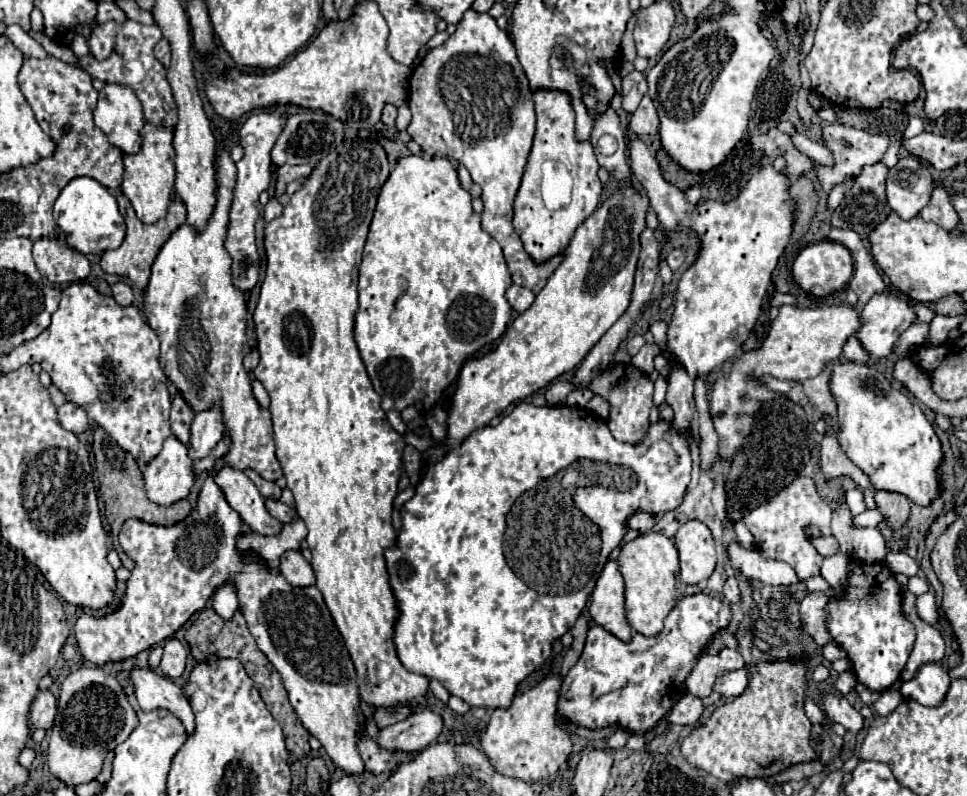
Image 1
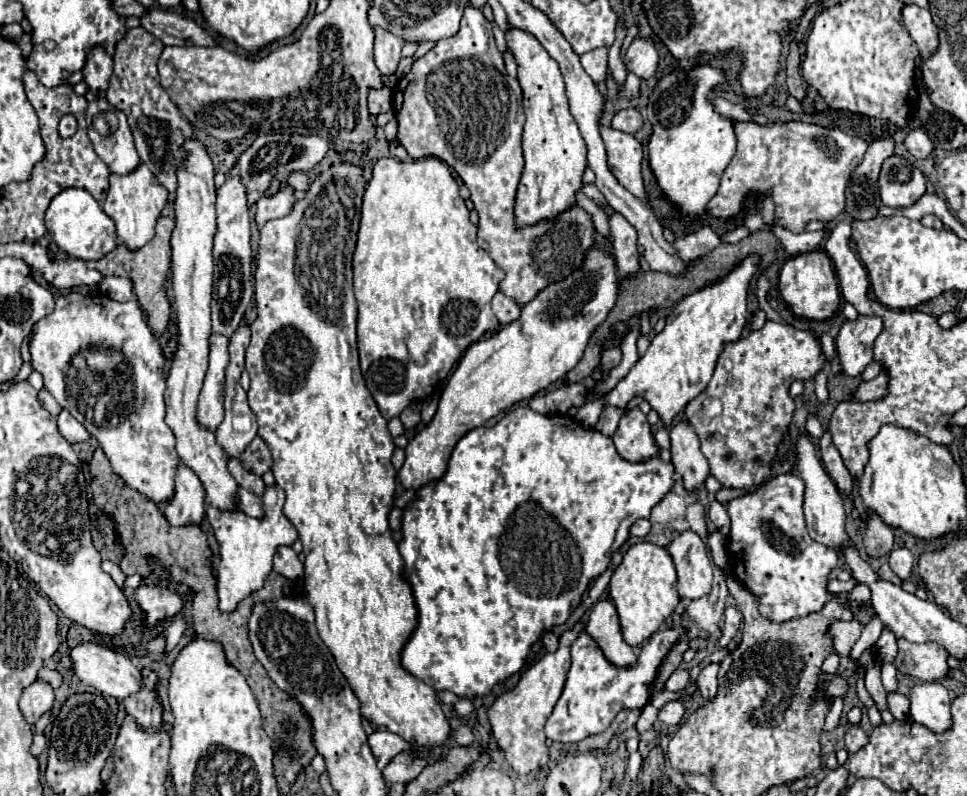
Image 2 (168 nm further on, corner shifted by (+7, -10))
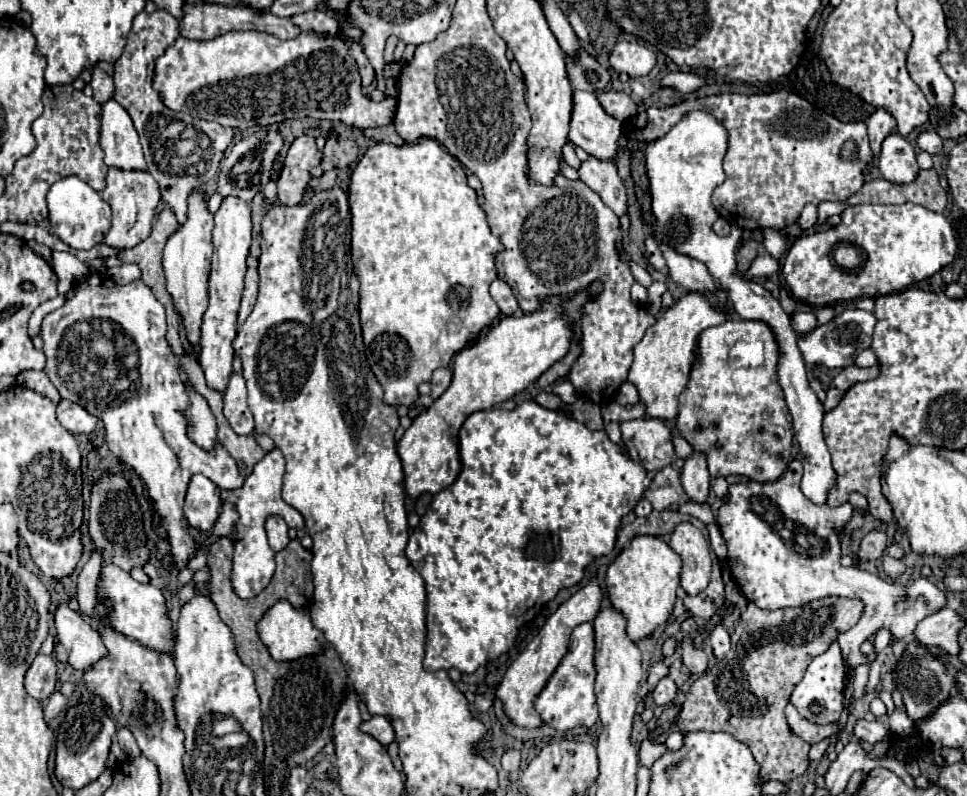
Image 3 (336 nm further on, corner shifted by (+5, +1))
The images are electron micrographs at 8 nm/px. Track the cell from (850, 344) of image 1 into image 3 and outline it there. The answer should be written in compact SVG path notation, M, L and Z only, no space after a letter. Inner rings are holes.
M793 313L791 315L791 327L795 333L803 335L803 333L809 333L817 327L817 319L813 313Z

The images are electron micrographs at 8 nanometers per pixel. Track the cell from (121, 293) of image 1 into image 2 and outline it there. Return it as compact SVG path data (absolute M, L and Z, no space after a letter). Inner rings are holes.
M117 276L103 278L101 284L99 284L99 290L101 290L101 294L105 294L111 300L117 300L117 302L125 302L125 300L129 300L133 296L131 280L117 278Z

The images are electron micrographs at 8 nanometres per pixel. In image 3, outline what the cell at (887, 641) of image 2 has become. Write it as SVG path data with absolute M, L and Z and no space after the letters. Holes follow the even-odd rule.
M793 459L777 481L759 483L745 481L729 485L727 501L719 507L717 525L727 543L727 563L741 587L741 593L759 609L805 607L821 597L861 597L865 601L865 617L849 633L837 639L843 659L851 667L859 667L867 660L860 650L861 643L875 635L881 627L891 631L894 640L911 637L915 625L947 605L945 591L920 577L909 585L881 579L865 569L843 567L840 563L839 529L845 527L854 513L851 503L831 509L827 505L813 505L799 489L803 475L801 461Z

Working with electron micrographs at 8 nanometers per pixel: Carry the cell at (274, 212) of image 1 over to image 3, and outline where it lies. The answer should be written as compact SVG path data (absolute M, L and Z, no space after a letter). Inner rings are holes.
M301 135L291 143L277 181L279 199L283 205L291 207L301 201L311 181L311 169L317 167L323 161L323 157L325 153L317 149L315 137L311 135Z

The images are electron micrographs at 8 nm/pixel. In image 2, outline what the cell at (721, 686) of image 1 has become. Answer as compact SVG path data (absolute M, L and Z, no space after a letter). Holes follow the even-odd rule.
M709 664L699 672L699 678L697 678L699 692L703 694L705 700L713 700L713 696L717 696L717 688L719 688L717 672L719 672L719 664Z

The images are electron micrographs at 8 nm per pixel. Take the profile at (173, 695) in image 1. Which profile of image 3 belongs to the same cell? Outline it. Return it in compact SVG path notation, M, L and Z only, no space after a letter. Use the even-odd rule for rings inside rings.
M61 603L55 609L55 629L59 643L63 643L69 653L69 665L73 665L75 669L85 671L107 655L97 629L93 629L67 603Z

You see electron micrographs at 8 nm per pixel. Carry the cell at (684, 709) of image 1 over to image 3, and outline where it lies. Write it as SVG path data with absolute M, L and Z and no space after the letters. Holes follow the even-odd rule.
M663 677L651 695L657 705L669 705L669 703L673 703L673 699L677 695L677 685L669 677Z

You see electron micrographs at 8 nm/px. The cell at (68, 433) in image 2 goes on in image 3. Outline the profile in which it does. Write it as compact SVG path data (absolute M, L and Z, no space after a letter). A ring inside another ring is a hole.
M61 401L57 405L57 417L61 421L61 425L71 431L71 433L91 433L97 427L97 417L93 417L91 413L87 413L81 405L73 403L73 401Z

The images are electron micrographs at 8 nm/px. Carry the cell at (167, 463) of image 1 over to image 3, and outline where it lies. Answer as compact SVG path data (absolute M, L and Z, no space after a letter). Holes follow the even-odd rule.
M193 475L183 511L191 527L197 527L203 533L211 531L221 511L221 497L217 485L203 475Z

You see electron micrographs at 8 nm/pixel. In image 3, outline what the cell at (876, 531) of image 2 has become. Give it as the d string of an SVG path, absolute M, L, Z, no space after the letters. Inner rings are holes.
M871 531L861 539L857 559L859 561L877 561L887 547L887 535L883 531Z

